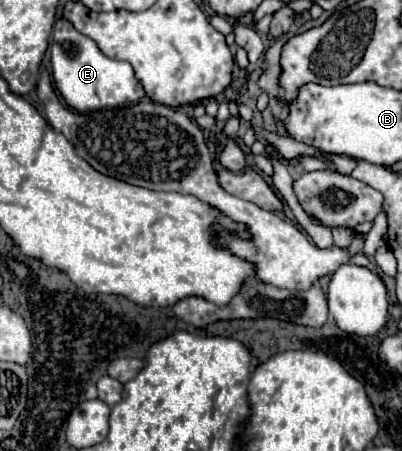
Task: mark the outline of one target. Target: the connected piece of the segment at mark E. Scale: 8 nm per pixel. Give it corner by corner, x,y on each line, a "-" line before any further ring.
59,19
55,23
51,67
57,91
61,93
65,103
79,113
119,108
129,103
137,103
145,97
141,83
133,75
133,67
127,61
117,61
103,55
97,43
87,35
79,33
67,19

